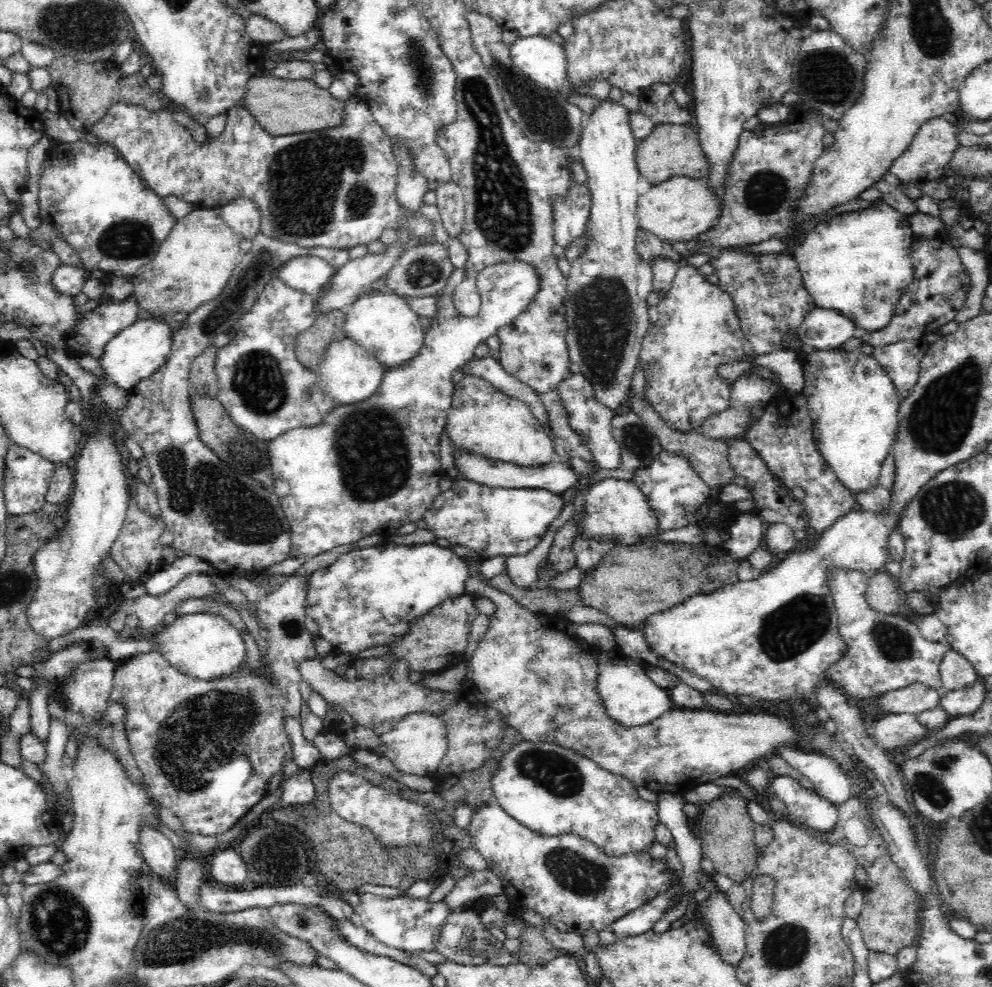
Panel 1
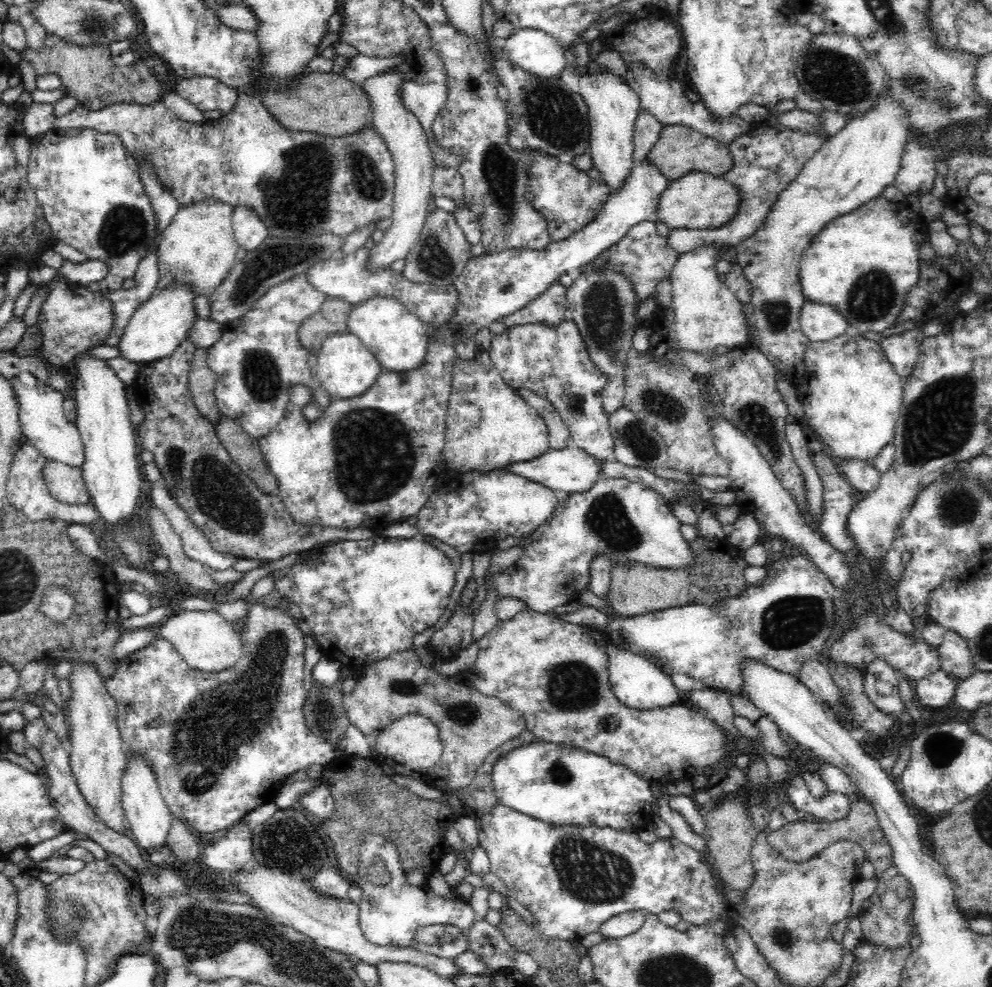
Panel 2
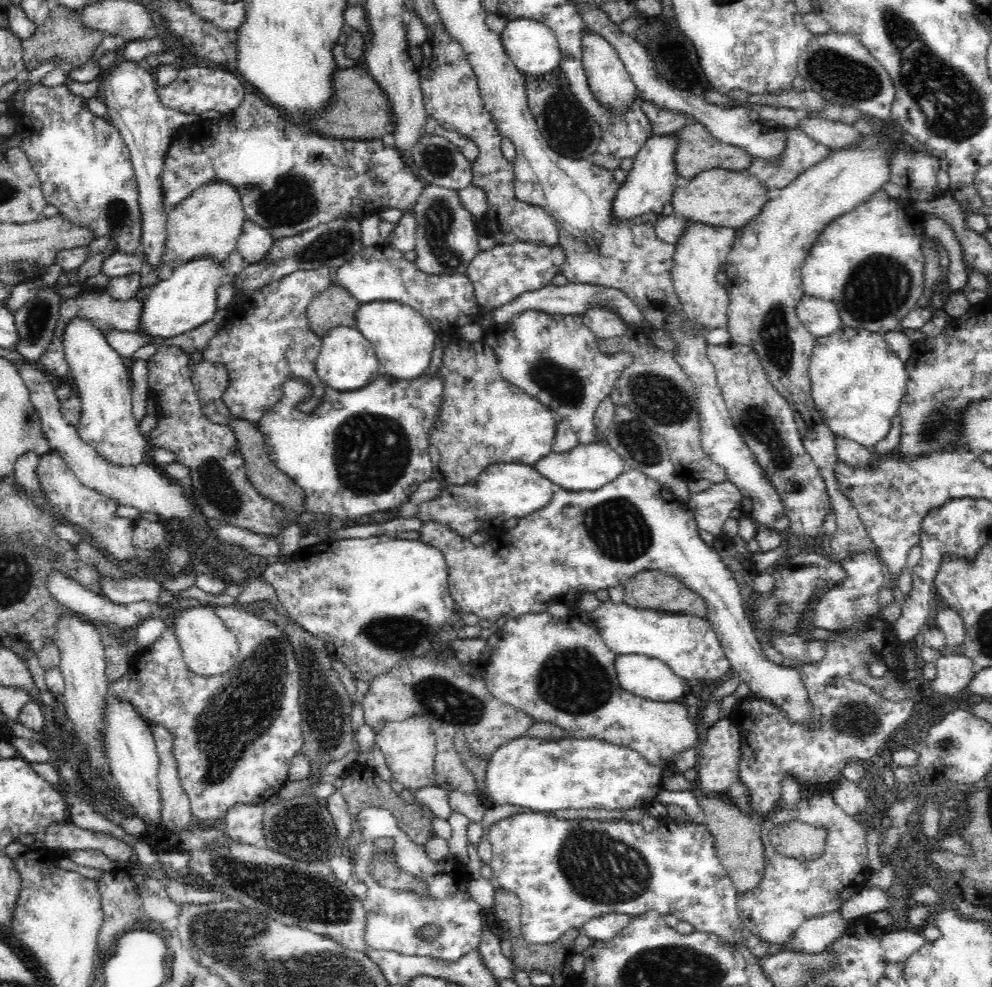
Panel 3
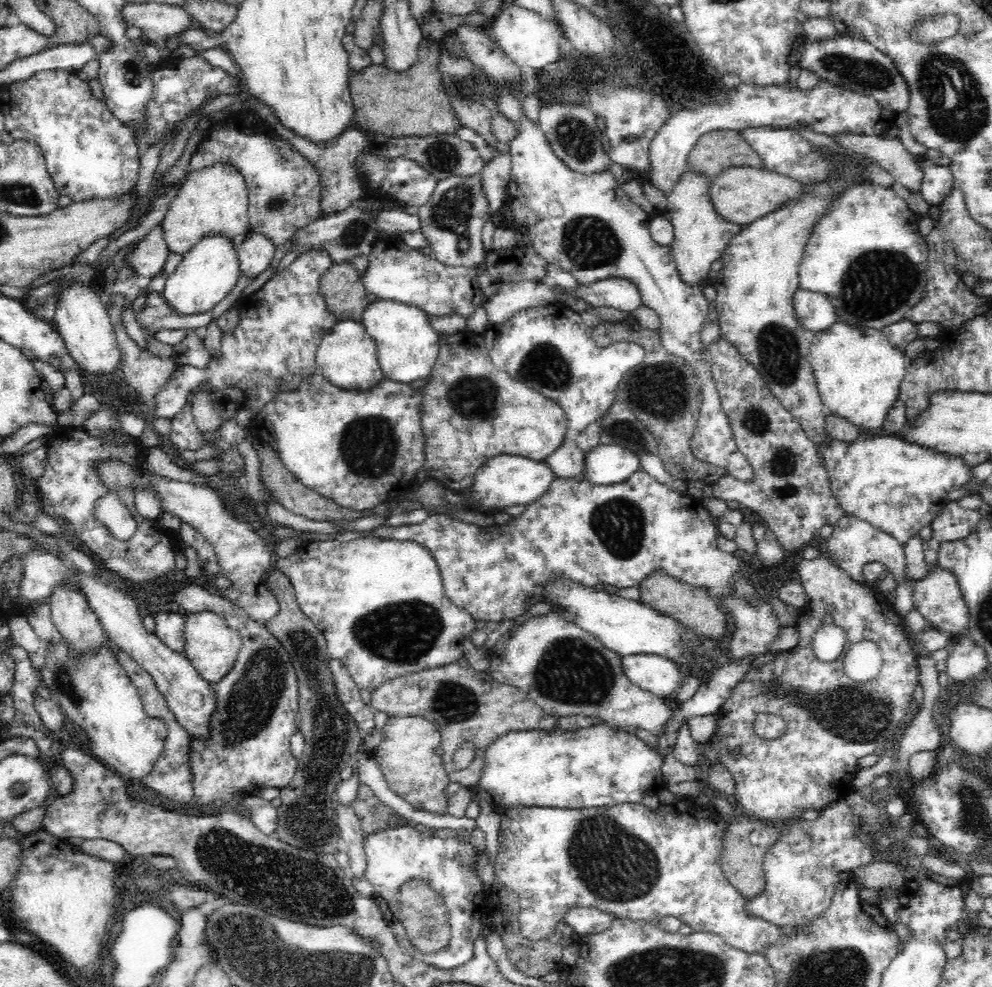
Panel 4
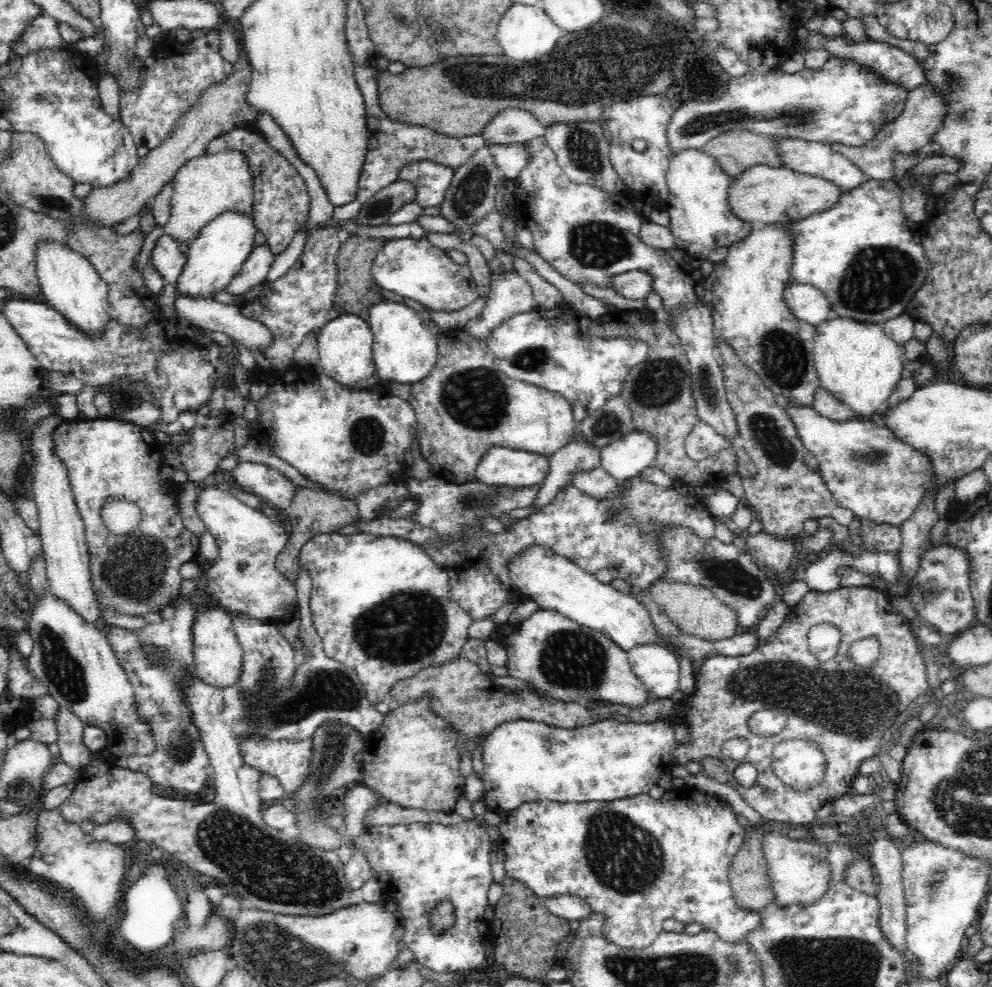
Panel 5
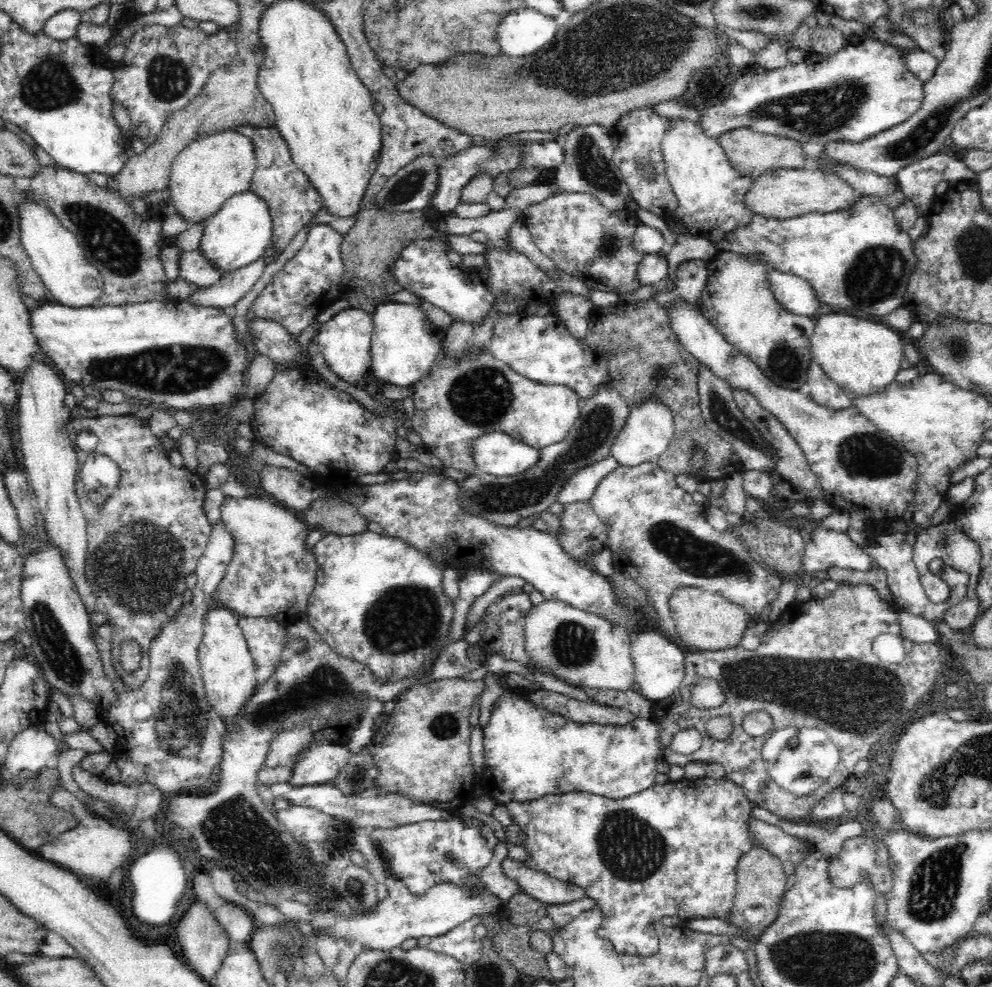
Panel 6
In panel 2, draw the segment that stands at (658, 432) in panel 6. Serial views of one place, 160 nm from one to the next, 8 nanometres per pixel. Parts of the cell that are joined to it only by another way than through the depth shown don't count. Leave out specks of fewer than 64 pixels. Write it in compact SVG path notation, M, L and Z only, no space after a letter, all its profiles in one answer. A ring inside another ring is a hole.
M566 446L562 450L550 449L546 451L546 454L541 454L538 458L530 459L528 462L506 465L500 470L515 472L520 476L525 476L526 479L542 483L561 495L565 495L589 491L603 476L602 462L597 458L597 455L589 454L586 450L576 446Z

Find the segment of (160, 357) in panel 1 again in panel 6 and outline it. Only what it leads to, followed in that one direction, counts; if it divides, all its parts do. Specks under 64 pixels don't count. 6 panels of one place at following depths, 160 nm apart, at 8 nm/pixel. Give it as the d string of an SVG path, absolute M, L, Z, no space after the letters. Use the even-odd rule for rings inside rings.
M244 191L231 196L223 206L204 222L204 236L199 244L200 253L213 265L222 271L230 273L249 266L262 258L265 248L273 241L274 222L270 214L270 206L261 195Z

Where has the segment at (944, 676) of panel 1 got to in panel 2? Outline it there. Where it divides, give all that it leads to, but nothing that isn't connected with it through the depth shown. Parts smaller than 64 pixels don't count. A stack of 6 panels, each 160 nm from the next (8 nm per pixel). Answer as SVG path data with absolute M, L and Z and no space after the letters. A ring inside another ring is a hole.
M949 627L946 628L944 636L942 644L938 646L940 669L954 674L961 680L969 678L975 669L971 664L971 650L968 648L965 638L962 638L956 630L950 630Z

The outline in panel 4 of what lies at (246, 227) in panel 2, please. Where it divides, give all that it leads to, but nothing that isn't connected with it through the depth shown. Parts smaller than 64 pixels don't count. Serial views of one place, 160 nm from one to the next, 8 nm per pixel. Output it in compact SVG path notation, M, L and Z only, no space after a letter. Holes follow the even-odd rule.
M250 232L248 237L236 246L241 276L258 277L269 268L275 254L276 245L262 234Z

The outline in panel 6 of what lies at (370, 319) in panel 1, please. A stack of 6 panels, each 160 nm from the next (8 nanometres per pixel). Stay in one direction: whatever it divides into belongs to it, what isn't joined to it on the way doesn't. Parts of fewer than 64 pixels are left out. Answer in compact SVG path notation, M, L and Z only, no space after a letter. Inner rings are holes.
M382 302L373 310L371 317L372 377L396 386L411 387L424 377L434 364L445 332L434 326L421 307L407 303Z

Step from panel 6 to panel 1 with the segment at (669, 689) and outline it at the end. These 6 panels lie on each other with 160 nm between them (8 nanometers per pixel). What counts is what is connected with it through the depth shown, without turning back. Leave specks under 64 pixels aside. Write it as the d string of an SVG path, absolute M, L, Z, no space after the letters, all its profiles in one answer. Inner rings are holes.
M600 654L602 658L602 670L598 670L598 695L601 695L602 703L606 706L606 712L609 712L610 718L617 720L618 723L625 726L638 726L639 724L652 723L655 719L663 716L668 710L672 709L673 700L670 699L670 690L656 686L648 676L646 676L646 667L641 663L638 664L634 660L620 660L617 658L604 658L604 654Z

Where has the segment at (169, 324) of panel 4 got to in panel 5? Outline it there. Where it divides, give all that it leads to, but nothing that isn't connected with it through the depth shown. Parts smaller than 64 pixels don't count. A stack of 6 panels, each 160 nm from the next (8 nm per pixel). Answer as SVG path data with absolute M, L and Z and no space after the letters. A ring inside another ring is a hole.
M176 294L174 301L174 316L182 318L188 324L194 323L198 327L209 328L210 331L224 333L231 337L236 343L244 345L256 352L261 351L272 342L272 333L266 326L257 320L242 316L239 306L235 304L222 303L211 298L189 298Z

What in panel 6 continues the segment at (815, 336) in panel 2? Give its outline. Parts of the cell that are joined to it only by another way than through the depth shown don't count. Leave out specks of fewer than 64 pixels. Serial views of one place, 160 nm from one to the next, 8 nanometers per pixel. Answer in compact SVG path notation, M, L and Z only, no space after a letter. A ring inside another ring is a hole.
M774 268L766 270L766 280L771 292L774 293L774 300L788 312L800 316L818 314L822 304L808 281L794 274L784 274Z

